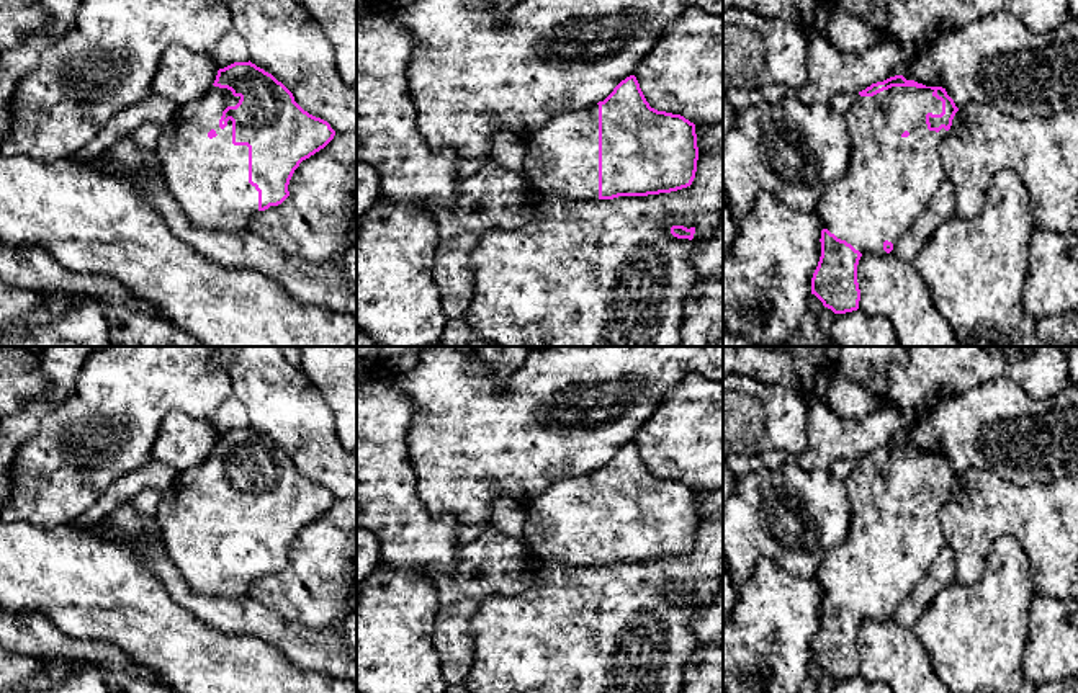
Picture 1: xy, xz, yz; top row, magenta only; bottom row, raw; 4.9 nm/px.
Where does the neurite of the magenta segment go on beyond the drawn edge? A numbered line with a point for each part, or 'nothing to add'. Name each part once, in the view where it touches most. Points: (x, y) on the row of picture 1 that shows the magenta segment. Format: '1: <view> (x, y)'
1: xy (208, 177)

